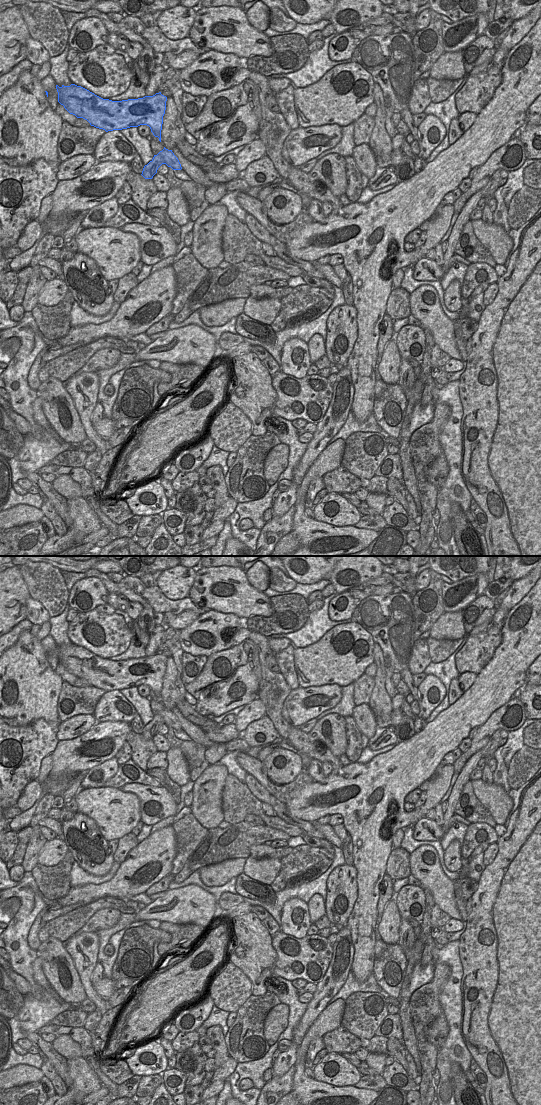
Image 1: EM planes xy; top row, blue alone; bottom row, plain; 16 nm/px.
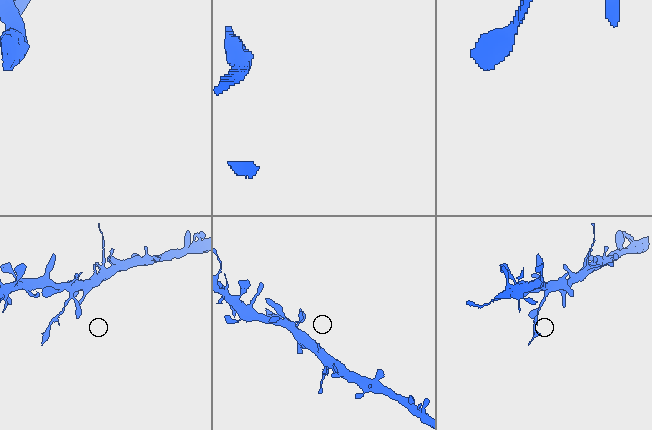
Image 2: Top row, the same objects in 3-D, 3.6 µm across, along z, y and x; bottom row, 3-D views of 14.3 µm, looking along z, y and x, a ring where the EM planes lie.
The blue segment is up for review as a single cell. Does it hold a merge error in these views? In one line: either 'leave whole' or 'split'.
split

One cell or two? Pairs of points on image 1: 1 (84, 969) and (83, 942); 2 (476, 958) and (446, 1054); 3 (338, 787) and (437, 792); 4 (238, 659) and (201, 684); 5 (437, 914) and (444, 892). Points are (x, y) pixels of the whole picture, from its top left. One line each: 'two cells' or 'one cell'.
1: one cell
2: two cells
3: one cell
4: one cell
5: two cells

